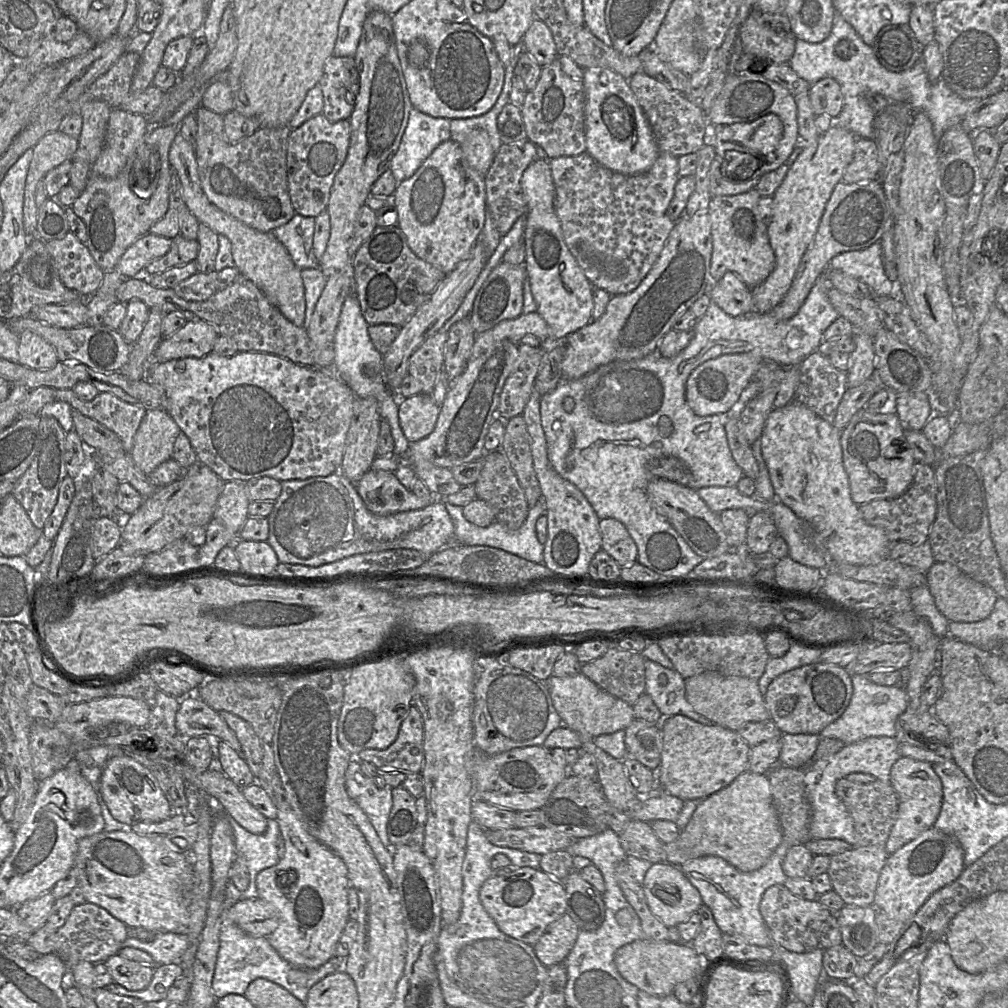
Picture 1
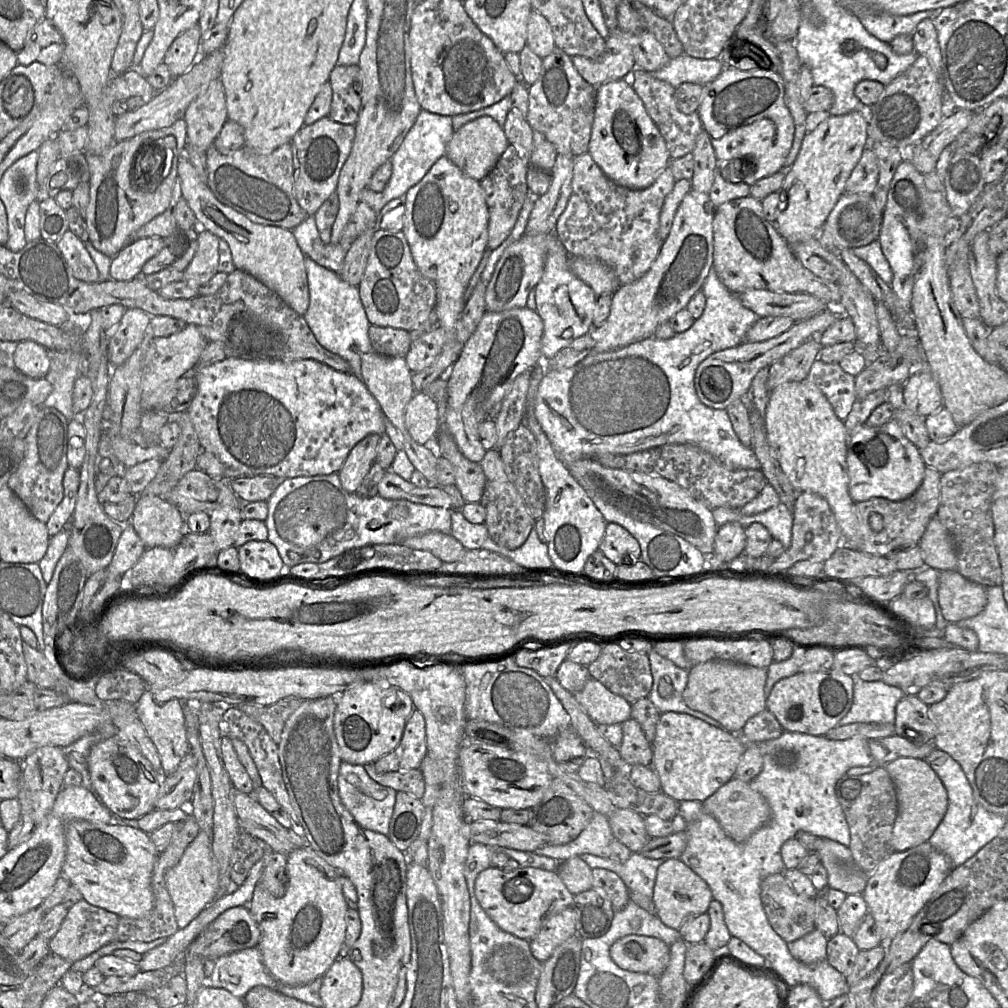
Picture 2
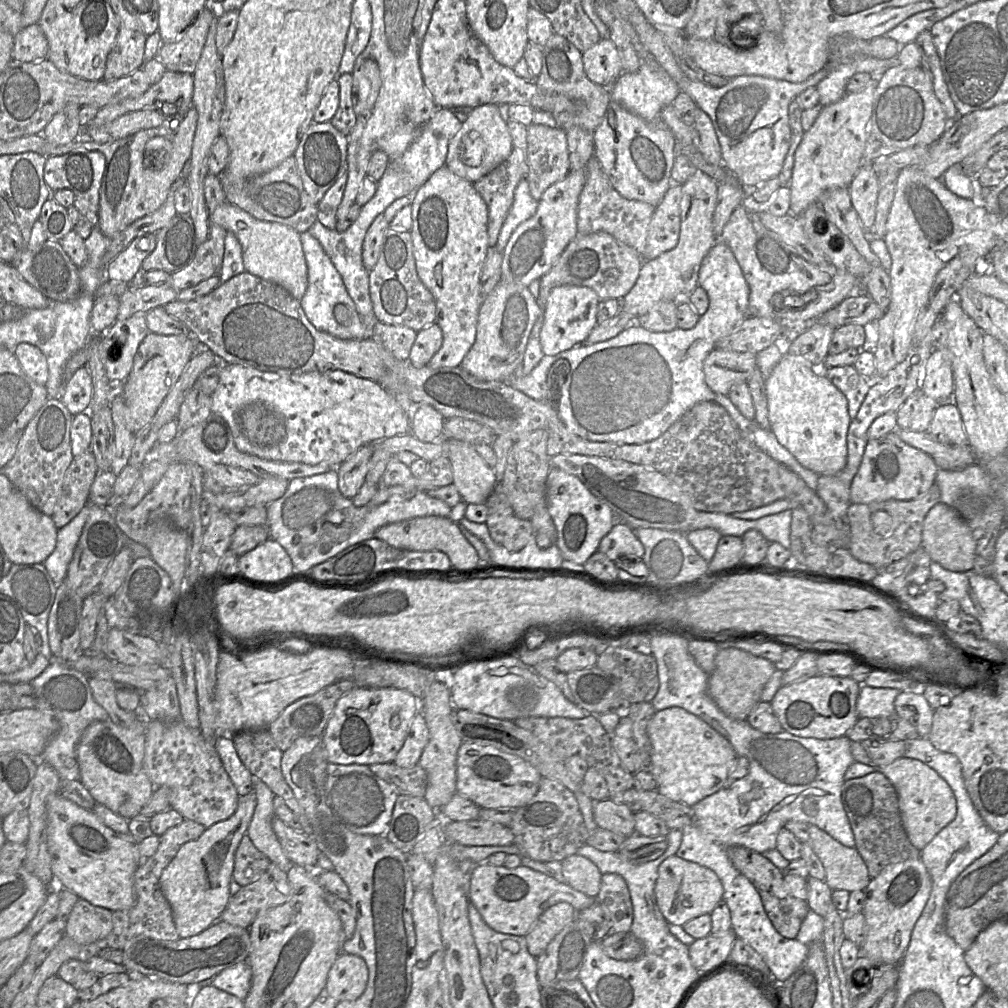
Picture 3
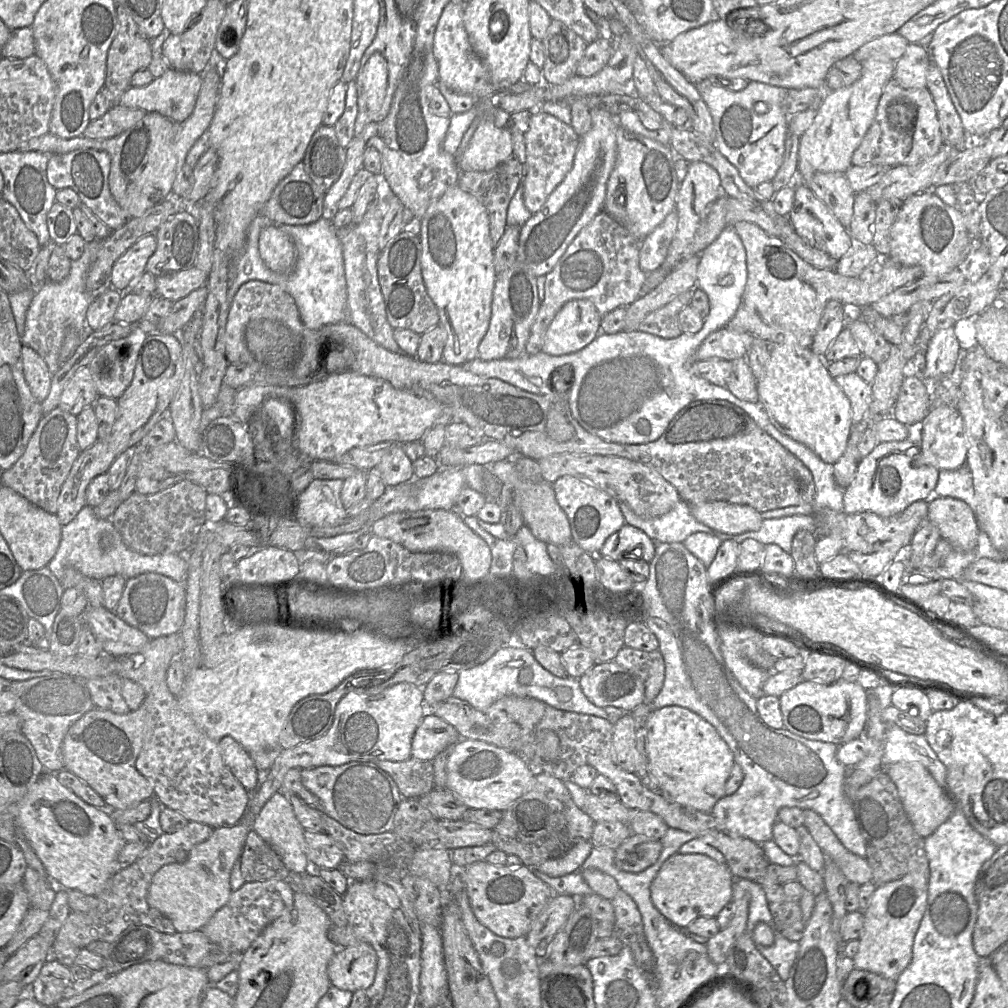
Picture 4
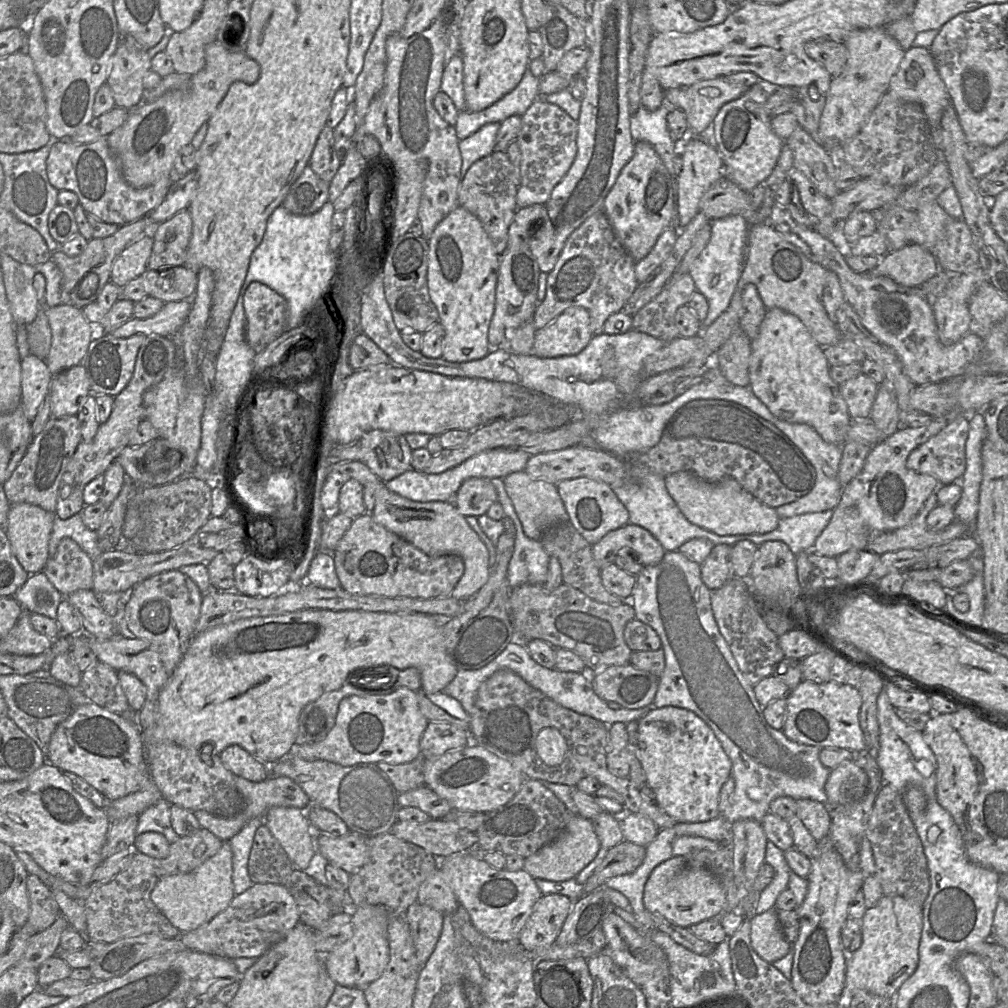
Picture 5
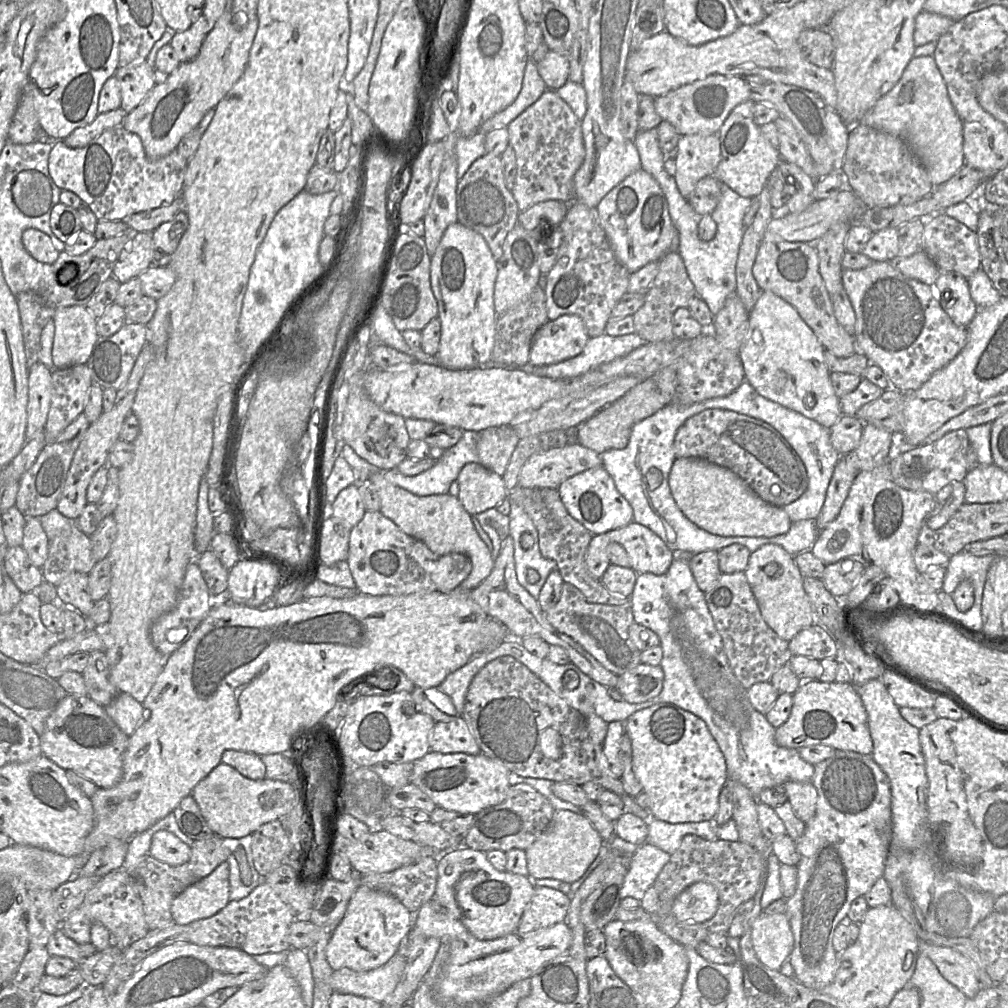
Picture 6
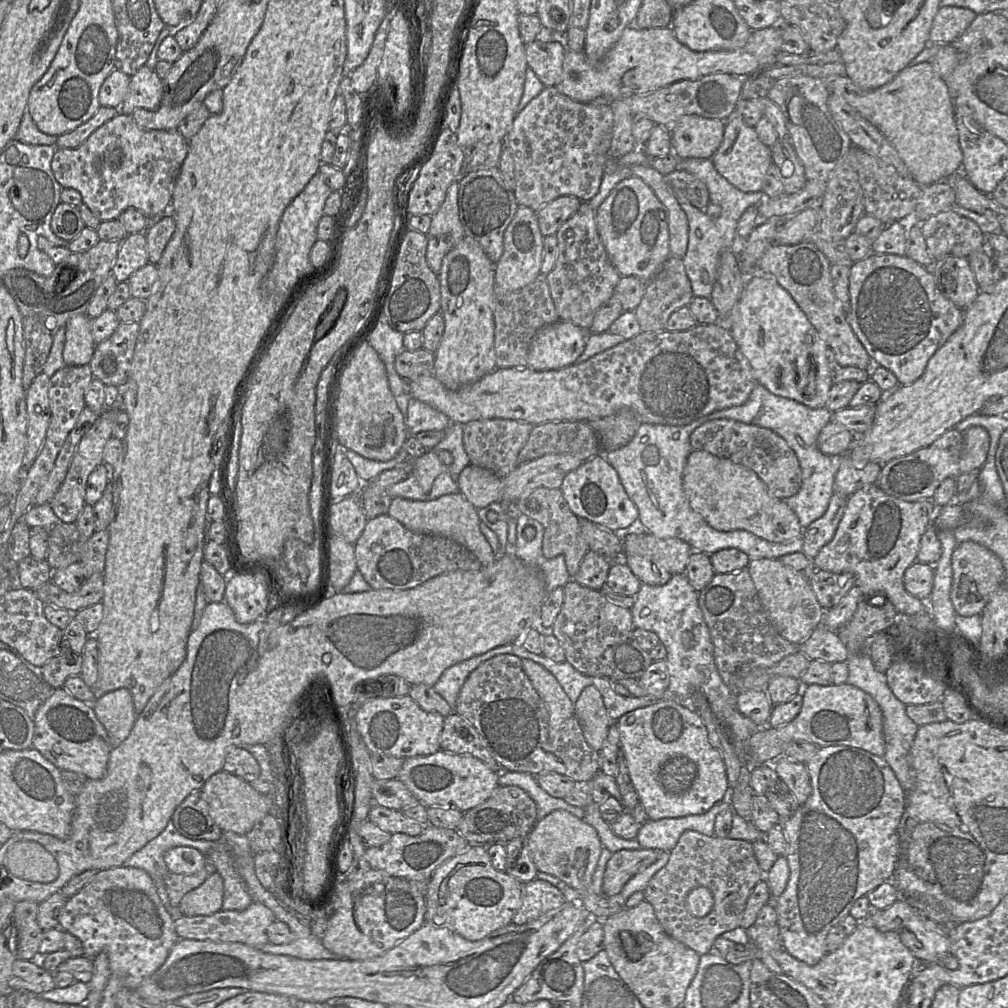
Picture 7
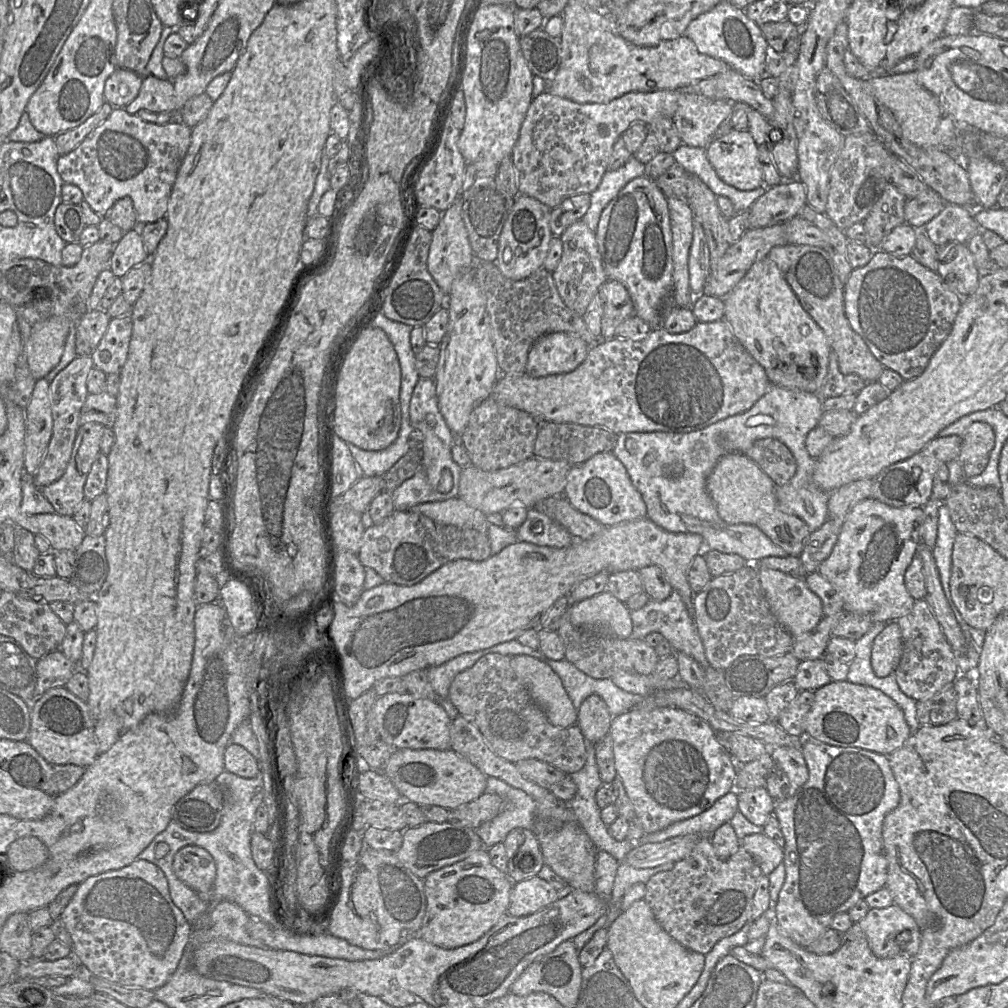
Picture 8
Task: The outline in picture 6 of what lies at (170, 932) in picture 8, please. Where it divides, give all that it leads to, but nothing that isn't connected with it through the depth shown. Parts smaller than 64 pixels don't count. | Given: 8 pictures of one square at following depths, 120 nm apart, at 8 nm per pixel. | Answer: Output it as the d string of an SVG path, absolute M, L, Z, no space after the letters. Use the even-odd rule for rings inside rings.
M123 869L111 871L101 877L86 894L82 904L60 924L59 929L76 944L87 944L91 940L90 930L93 923L103 925L110 933L111 944L121 950L148 934L142 900L133 886L132 877Z

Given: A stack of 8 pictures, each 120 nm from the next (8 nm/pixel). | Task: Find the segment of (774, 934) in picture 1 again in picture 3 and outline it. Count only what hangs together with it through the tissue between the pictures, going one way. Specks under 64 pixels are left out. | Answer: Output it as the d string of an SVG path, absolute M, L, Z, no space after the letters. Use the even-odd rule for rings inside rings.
M730 846L727 855L733 866L753 884L758 891L765 912L776 931L787 939L796 939L809 907L806 901L794 897L784 882L784 876L763 854L744 846Z

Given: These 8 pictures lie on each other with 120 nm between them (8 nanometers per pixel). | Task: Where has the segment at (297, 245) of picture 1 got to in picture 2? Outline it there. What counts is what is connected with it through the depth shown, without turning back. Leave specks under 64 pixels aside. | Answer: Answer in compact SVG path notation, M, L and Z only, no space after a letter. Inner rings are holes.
M308 216L291 231L305 257L333 272L341 272L350 246L343 246L340 243L325 244L319 235L315 216Z

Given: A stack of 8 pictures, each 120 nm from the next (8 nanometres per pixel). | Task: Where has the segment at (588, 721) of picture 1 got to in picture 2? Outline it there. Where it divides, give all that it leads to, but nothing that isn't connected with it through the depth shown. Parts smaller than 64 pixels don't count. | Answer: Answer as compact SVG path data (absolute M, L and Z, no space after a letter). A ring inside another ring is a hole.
M590 677L574 697L597 725L622 724L631 718L631 704L595 678Z

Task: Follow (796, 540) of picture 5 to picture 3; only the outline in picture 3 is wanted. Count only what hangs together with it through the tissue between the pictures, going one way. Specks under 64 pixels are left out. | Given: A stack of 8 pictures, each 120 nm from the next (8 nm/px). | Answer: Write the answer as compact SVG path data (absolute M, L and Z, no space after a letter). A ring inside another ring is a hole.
M787 509L778 514L768 515L761 517L756 520L742 520L735 518L735 524L744 524L749 527L745 529L745 532L748 530L754 529L759 531L769 543L777 542L781 544L784 548L790 549L790 525L792 520L792 510Z

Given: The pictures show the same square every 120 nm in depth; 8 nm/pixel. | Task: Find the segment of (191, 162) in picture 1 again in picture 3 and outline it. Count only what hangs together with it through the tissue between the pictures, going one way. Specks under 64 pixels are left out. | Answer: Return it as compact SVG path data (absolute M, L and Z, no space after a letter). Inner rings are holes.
M229 202L210 212L210 223L232 232L239 240L246 272L280 285L299 301L303 298L308 287L308 268L301 233L287 225L258 220Z

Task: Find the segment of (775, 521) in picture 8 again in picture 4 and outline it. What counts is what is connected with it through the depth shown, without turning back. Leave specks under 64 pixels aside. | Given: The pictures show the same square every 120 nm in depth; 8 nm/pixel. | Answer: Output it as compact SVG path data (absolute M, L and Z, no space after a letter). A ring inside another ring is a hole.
M709 501L691 505L692 515L702 524L726 534L738 535L760 529L761 513L748 505Z

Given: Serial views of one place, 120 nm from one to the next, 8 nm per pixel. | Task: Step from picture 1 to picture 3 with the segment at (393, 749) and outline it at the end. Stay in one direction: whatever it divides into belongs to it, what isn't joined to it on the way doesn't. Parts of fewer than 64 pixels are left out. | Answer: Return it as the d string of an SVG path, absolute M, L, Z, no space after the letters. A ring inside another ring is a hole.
M421 713L415 715L409 733L393 763L402 768L412 768L420 760L424 748L429 742L429 730Z

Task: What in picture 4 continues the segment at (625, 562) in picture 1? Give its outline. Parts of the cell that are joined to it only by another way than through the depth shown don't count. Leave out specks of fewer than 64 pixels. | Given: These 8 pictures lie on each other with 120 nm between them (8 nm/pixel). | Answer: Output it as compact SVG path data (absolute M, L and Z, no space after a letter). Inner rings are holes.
M625 523L604 542L598 555L615 561L637 553L640 559L650 563L655 555L655 541L642 530Z

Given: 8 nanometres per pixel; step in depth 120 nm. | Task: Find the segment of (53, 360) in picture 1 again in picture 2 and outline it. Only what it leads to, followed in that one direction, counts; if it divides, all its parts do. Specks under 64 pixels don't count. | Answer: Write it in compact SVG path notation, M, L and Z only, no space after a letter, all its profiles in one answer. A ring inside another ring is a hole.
M32 340L18 342L13 347L11 364L30 378L44 378L50 369L49 351Z

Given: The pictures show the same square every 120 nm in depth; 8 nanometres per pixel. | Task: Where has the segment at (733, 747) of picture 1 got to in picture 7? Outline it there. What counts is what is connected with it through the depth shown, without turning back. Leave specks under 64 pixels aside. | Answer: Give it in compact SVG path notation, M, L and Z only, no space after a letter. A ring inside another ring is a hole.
M672 697L663 698L652 705L626 713L616 721L616 724L620 734L620 751L625 757L639 802L650 820L702 815L716 803L728 799L731 789L724 761L710 744L702 719L690 705Z

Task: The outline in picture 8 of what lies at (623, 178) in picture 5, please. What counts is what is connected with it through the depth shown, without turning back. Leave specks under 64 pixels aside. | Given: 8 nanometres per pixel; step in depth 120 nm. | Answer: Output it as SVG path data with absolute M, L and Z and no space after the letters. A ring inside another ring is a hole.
M643 175L628 182L602 211L595 234L608 280L617 280L625 286L634 304L636 316L652 329L663 328L667 311L674 307L673 249L667 197L655 180Z

